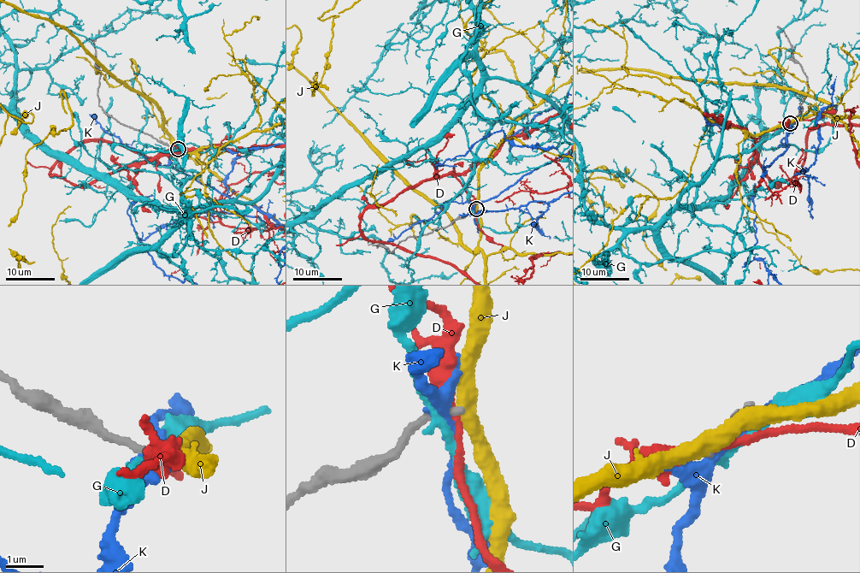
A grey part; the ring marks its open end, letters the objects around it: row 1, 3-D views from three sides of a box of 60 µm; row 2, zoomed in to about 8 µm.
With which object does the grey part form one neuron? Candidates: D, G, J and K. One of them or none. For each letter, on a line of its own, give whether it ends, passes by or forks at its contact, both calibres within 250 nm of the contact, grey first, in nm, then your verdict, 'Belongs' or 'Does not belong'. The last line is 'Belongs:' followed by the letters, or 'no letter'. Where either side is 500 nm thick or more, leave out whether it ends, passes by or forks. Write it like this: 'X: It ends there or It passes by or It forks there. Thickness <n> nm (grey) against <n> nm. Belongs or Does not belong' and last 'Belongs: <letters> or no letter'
D: It passes by. Thickness 240 nm (grey) against 320 nm. Does not belong
G: It passes by. Thickness 260 nm (grey) against 200 nm. Does not belong
J: It passes by. Thickness 220 nm (grey) against 420 nm. Does not belong
K: It forks there. Thickness 260 nm (grey) against 320 nm. Does not belong
Belongs: no letter

